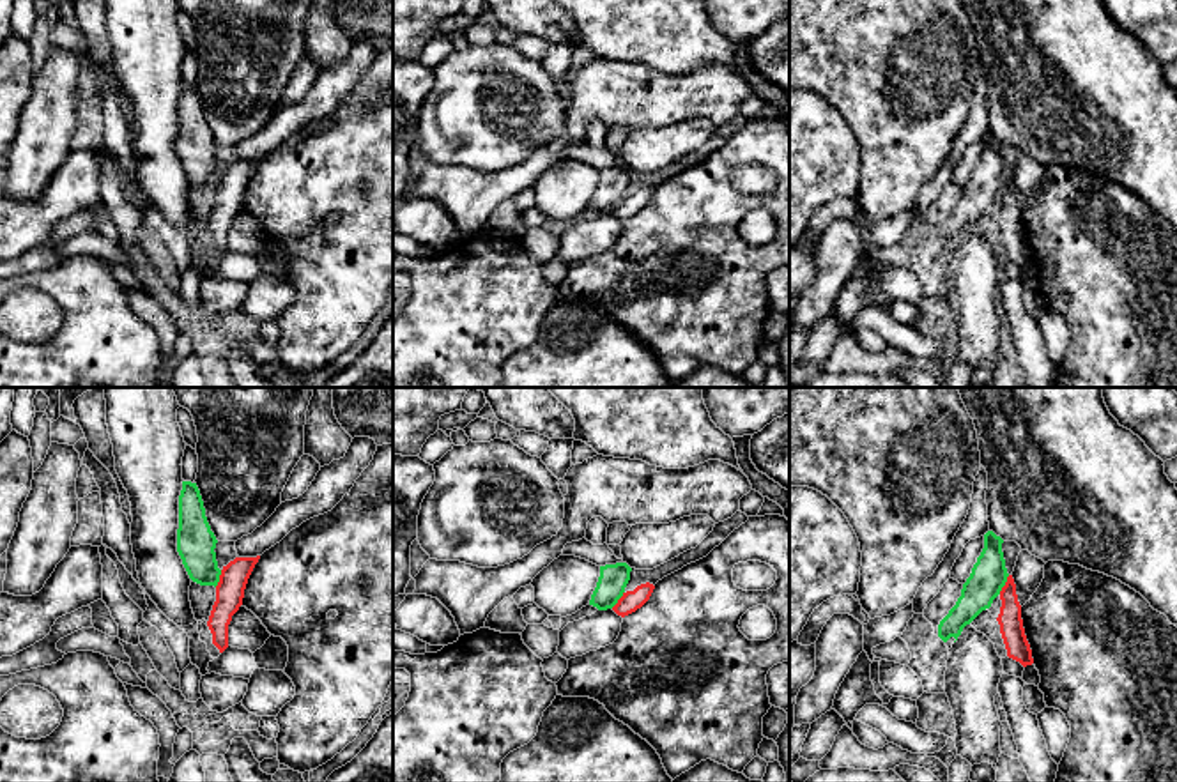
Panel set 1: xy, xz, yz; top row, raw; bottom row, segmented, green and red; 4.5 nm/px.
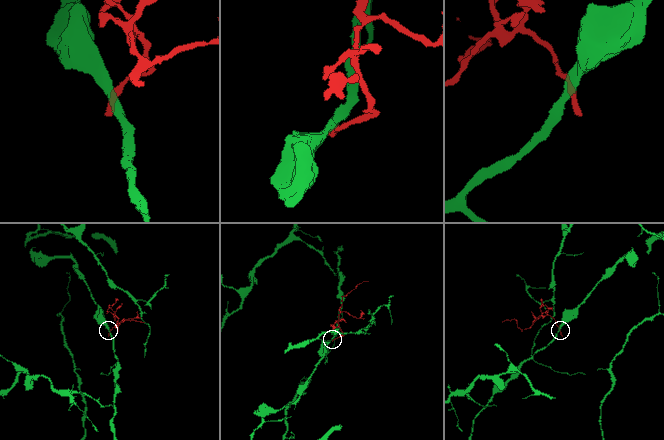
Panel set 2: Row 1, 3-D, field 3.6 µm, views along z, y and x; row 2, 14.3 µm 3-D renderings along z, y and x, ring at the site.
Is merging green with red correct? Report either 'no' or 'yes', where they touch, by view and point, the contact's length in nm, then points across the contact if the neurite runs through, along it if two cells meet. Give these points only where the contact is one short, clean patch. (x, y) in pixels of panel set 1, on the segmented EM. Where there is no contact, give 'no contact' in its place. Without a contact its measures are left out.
no; meets green in yz at (1004, 584); contact 100 nm long; border along yz (1009, 575), (999, 593)

